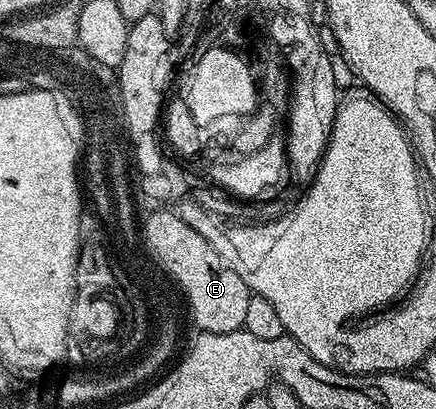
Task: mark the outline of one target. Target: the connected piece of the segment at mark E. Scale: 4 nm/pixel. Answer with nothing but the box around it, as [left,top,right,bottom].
[144,207,250,333]

